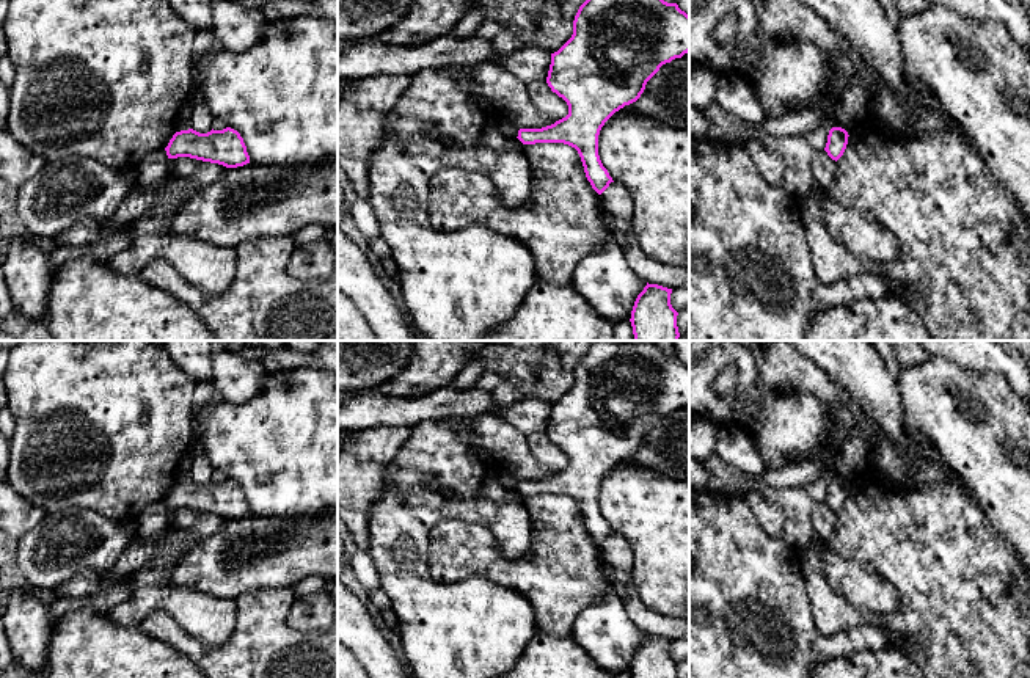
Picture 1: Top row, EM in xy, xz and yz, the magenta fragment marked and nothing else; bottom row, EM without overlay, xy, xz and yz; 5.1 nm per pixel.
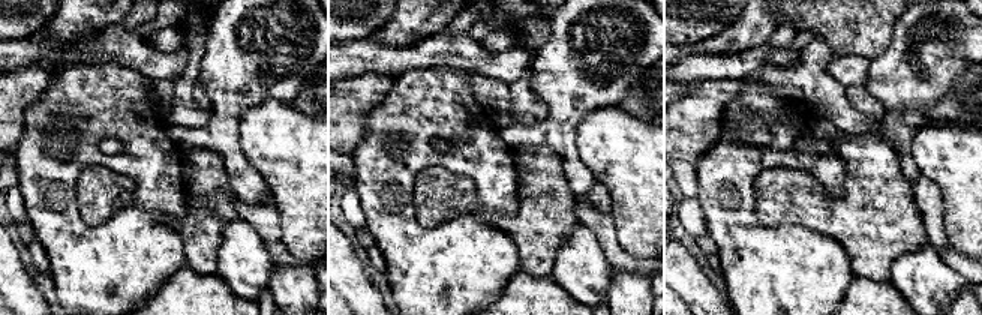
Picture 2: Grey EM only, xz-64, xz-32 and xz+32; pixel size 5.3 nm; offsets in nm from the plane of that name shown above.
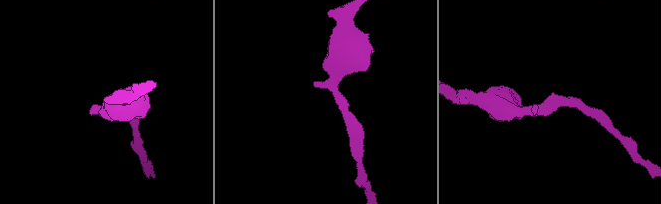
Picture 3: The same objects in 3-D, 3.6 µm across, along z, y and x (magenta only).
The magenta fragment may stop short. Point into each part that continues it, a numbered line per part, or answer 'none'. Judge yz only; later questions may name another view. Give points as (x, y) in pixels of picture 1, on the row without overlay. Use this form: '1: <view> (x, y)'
none

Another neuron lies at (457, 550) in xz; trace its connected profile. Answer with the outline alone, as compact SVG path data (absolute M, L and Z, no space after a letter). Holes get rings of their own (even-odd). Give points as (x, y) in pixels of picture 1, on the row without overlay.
M564 494L524 496L531 518L531 552L526 560L506 559L490 529L460 519L444 519L433 526L429 538L429 565L440 584L452 584L469 576L490 581L523 593L532 606L537 631L556 637L572 637L578 614L590 606L609 585L601 571L601 551L586 529L578 502Z

